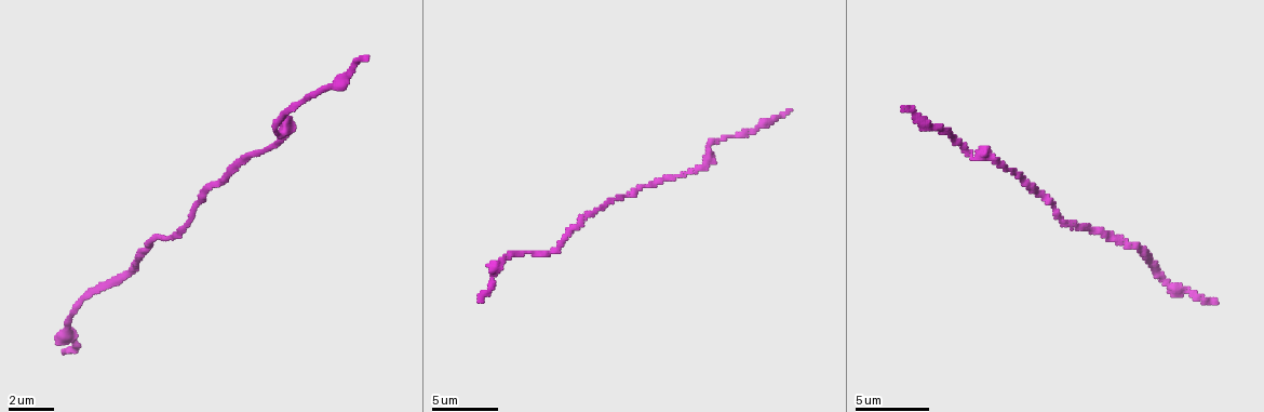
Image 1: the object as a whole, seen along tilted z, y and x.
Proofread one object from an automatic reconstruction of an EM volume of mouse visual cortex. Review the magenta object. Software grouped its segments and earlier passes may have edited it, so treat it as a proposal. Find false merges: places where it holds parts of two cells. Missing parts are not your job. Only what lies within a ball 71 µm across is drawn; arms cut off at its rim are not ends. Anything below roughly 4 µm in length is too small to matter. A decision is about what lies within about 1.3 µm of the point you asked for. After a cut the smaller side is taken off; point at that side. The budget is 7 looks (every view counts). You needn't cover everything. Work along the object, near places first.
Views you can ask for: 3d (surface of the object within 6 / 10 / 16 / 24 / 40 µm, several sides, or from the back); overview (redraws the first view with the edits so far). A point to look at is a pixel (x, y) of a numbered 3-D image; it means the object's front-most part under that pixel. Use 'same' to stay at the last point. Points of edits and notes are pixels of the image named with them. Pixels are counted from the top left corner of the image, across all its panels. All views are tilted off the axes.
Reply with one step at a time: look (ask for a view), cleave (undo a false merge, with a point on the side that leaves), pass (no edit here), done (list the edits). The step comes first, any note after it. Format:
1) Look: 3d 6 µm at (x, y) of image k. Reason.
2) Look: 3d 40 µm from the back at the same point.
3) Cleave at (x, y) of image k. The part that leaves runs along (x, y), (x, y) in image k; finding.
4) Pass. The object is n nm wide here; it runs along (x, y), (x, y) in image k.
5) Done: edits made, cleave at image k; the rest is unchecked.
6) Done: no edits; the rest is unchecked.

Look: 3d 16 µm at (274, 127) of image 1. Sudden change in width.

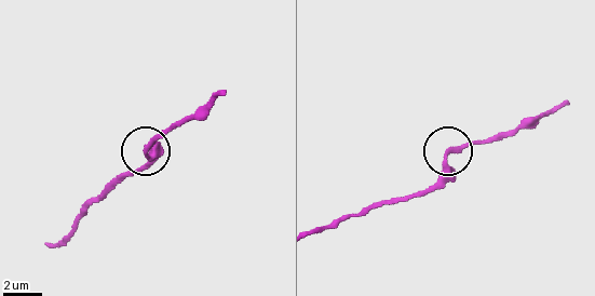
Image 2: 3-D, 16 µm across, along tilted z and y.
Look: 3d 16 µm from the back at (447, 154) of image 2.

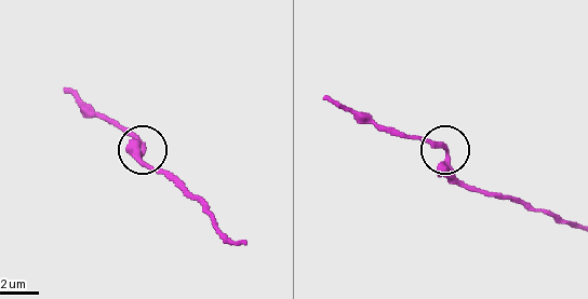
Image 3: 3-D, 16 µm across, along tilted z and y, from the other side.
Pass. The object is 250 nm wide here; it runs along (564, 221), (471, 188), (445, 150), (400, 133) in image 3; continuous, no second cell.

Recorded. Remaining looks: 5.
Look: 3d 6 µm at (1146, 256) of image 1. Sudden change in width.

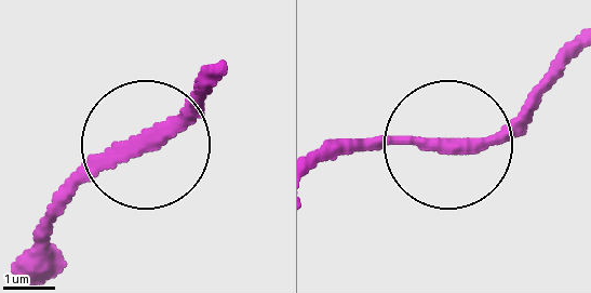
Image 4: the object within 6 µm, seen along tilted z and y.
Pass. It runs along (573, 58), (526, 110), (468, 141), (333, 136) in image 4; continuous, no second cell.

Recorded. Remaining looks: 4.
Look: 3d 16 µm at (1187, 292) of image 1. Thick turns thin.

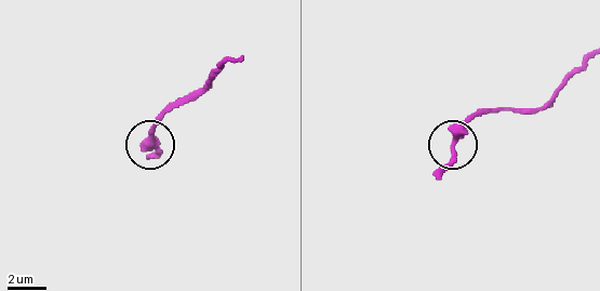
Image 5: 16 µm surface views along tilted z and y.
Look: 3d 6 µm at (454, 145) of image 5.

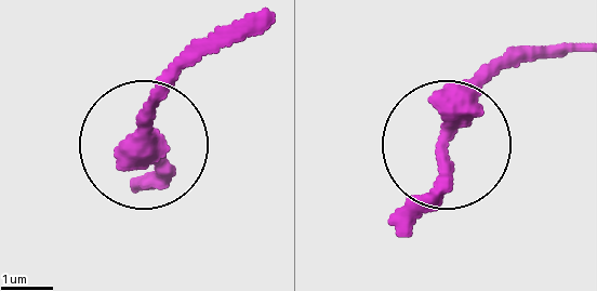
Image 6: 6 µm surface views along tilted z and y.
Pass. The object is 330 nm wide here; continuous, no second cell.

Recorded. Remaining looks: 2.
Done: no edits; the rest is unchecked.

